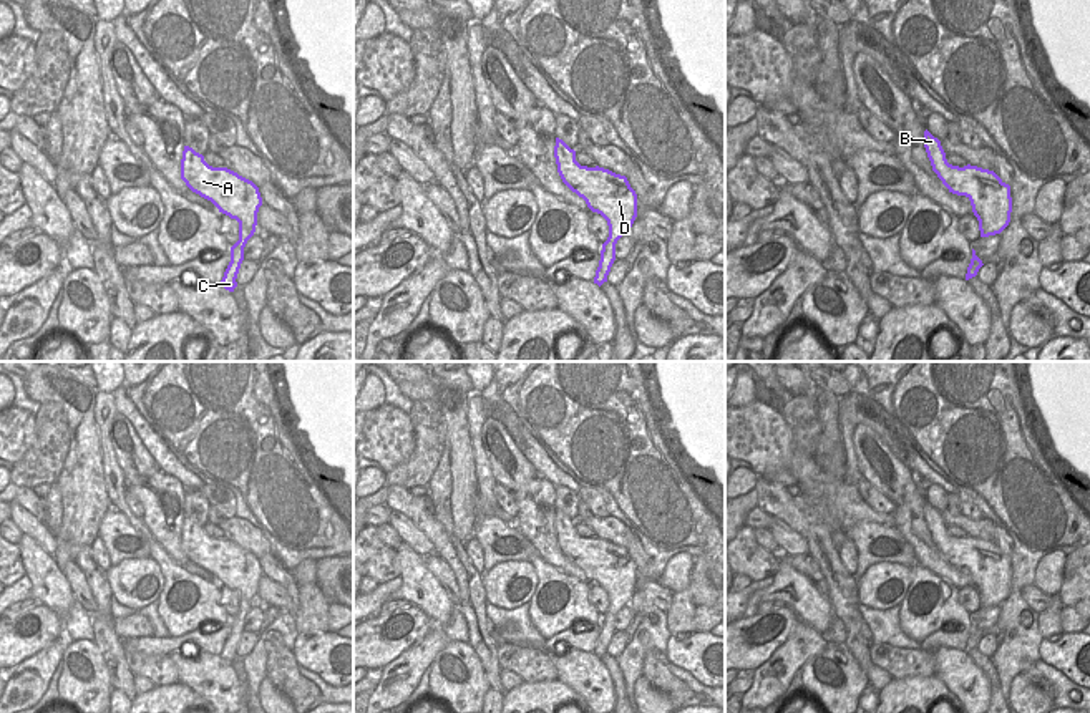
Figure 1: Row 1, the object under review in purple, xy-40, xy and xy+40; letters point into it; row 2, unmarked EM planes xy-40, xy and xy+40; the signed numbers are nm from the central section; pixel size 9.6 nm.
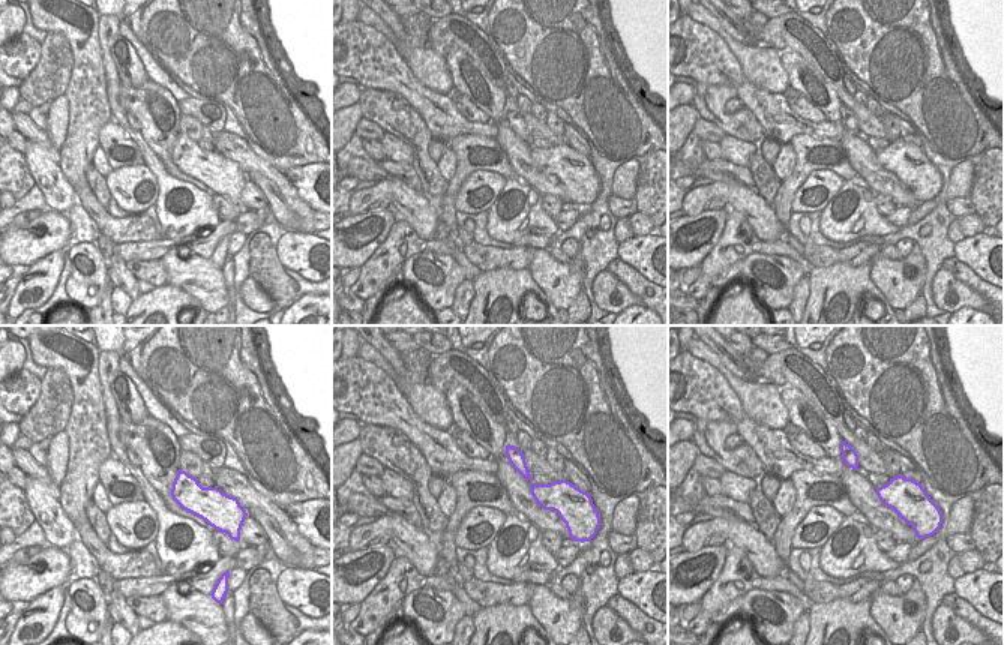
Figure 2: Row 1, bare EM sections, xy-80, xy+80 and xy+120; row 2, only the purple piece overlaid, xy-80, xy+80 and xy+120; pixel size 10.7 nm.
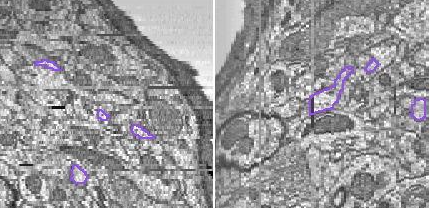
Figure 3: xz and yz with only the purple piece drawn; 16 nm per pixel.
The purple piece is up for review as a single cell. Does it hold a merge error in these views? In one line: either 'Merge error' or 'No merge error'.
No merge error

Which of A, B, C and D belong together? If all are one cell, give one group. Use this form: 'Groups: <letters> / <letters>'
Groups: A B C D

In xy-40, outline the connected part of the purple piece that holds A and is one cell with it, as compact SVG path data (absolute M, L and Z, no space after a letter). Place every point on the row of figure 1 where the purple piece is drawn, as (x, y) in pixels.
M189 146L182 151L181 179L192 192L211 201L219 212L239 222L239 240L231 247L231 262L221 280L226 290L234 292L244 247L255 232L257 212L262 206L259 187L227 167L209 166L204 156Z

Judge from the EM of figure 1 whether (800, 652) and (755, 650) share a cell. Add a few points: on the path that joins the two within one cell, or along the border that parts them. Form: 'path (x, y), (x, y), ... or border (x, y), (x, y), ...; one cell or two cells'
border (800, 620), (790, 635), (755, 670); two cells

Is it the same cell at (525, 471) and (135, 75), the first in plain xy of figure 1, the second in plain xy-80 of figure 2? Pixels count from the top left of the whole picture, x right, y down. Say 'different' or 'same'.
same

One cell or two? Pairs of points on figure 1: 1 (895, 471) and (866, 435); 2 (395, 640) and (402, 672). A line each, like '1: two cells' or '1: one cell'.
1: one cell
2: two cells

